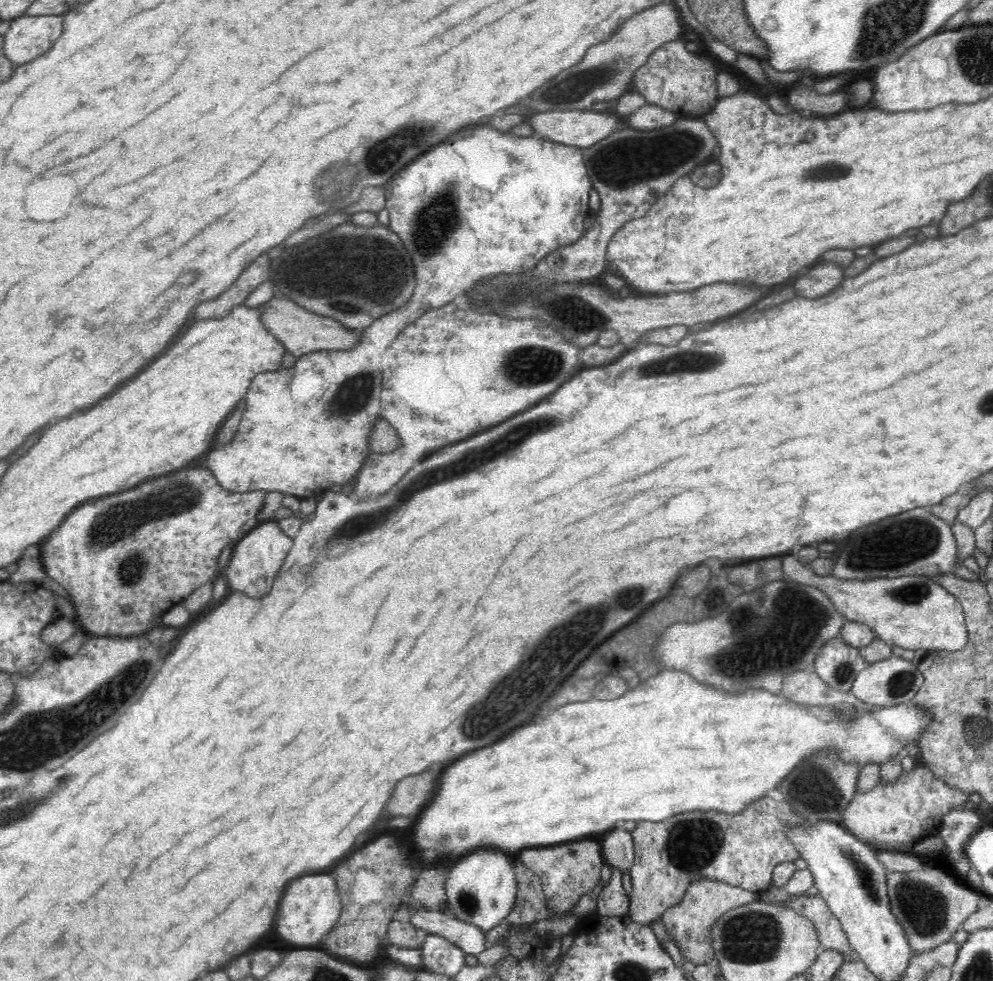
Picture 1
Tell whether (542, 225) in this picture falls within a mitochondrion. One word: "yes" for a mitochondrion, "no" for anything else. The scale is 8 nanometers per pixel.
no

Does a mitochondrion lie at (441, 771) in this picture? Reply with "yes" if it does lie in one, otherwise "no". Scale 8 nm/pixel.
no

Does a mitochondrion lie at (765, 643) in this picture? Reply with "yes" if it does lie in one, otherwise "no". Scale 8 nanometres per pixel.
yes

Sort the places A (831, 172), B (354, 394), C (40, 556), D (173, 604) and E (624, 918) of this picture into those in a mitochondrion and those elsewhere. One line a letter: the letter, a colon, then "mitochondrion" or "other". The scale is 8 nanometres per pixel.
A: mitochondrion
B: mitochondrion
C: other
D: other
E: other

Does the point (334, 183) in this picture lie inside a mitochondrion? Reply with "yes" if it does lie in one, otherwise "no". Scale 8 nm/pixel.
yes

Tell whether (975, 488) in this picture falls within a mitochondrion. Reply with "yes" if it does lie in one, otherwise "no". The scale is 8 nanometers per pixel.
no

